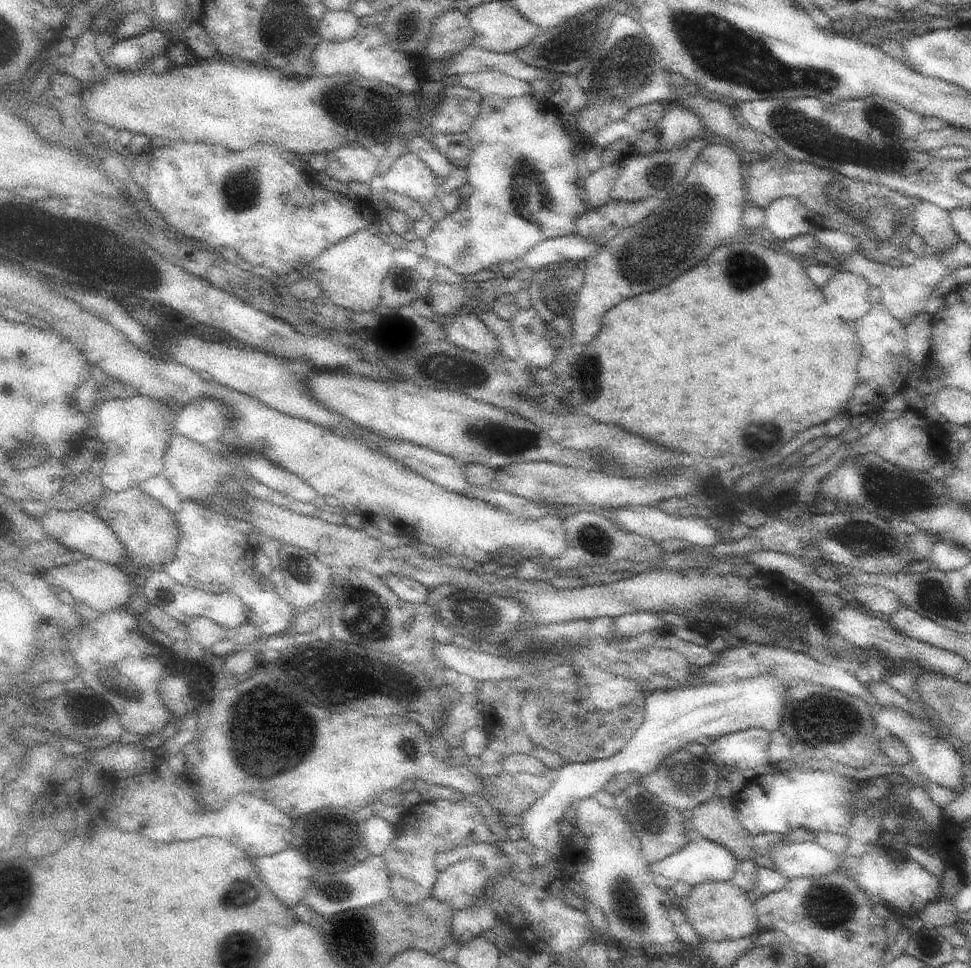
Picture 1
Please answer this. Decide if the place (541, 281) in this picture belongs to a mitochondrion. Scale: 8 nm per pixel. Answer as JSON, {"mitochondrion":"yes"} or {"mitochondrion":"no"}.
{"mitochondrion":"no"}

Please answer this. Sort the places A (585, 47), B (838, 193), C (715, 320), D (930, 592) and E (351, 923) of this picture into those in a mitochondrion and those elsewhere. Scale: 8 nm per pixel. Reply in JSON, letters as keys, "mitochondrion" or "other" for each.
{"A":"mitochondrion","B":"mitochondrion","C":"other","D":"mitochondrion","E":"mitochondrion"}

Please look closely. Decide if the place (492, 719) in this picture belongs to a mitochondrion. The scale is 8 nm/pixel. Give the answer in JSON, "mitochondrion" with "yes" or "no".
{"mitochondrion":"no"}

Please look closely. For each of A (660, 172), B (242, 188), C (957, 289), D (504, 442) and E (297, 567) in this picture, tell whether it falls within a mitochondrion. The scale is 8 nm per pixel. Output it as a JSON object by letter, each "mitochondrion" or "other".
{"A":"mitochondrion","B":"mitochondrion","C":"other","D":"mitochondrion","E":"mitochondrion"}

